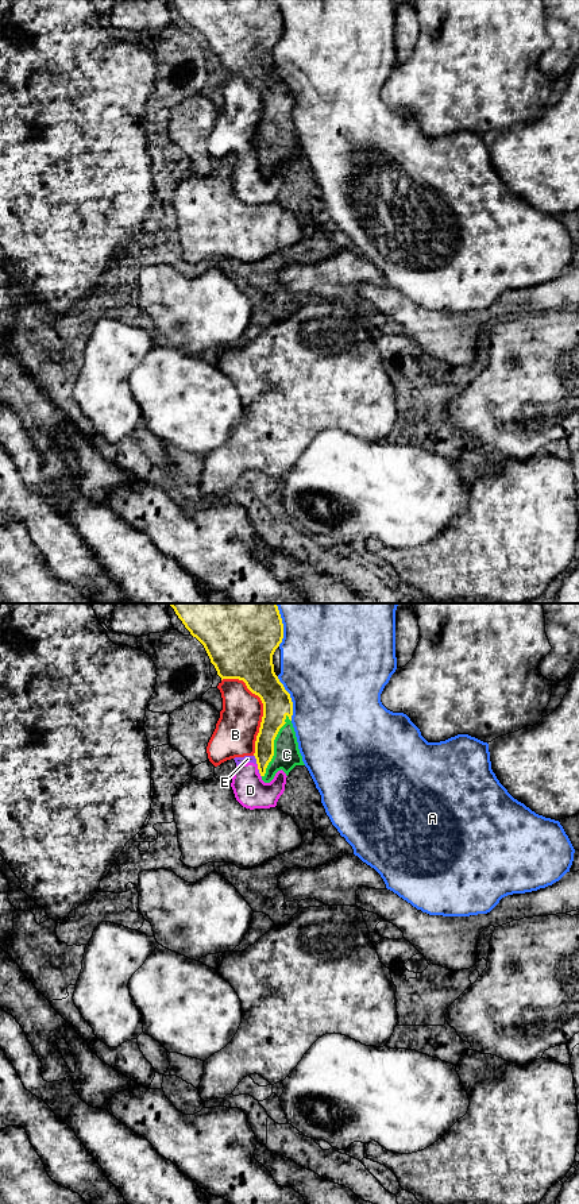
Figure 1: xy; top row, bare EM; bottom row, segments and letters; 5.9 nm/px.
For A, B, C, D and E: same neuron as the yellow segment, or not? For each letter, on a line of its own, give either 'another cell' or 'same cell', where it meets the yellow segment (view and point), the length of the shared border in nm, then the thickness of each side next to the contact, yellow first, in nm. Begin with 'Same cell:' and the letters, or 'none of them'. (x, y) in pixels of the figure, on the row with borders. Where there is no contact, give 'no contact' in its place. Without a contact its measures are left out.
Same cell: C
A: another cell; meets yellow in xy at (290, 698); contact 280 nm long; 190 nm thick on the yellow side, 500 nm on the other
B: another cell; meets yellow in xy at (263, 707); contact 500 nm long; 220 nm thick on the yellow side, 260 nm on the other
C: same cell; meets yellow in xy at (273, 745); contact 400 nm long; 180 nm thick on the yellow side, 160 nm on the other
D: another cell; meets yellow in xy at (258, 767); contact 30 nm long; 120 nm thick on the yellow side, 190 nm on the other
E: another cell; meets yellow in xy at (257, 760); contact 70 nm long; 130 nm thick on the yellow side, 50 nm on the other

